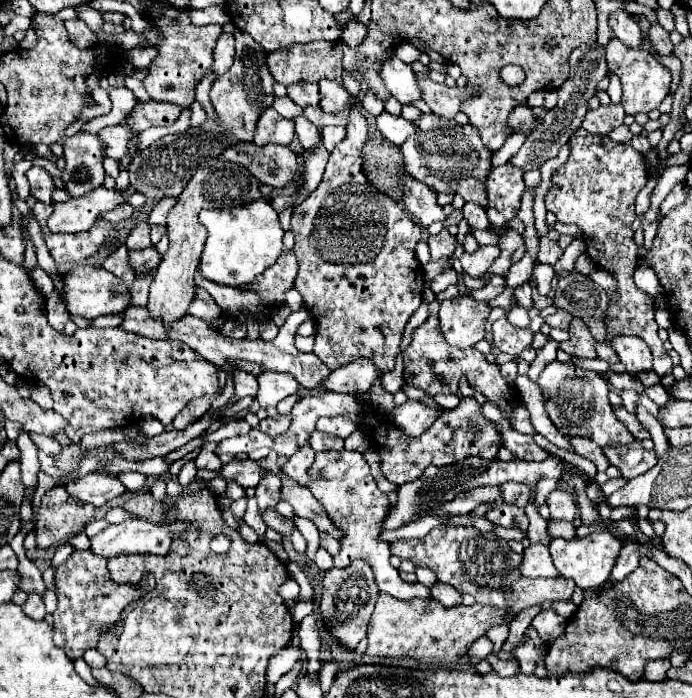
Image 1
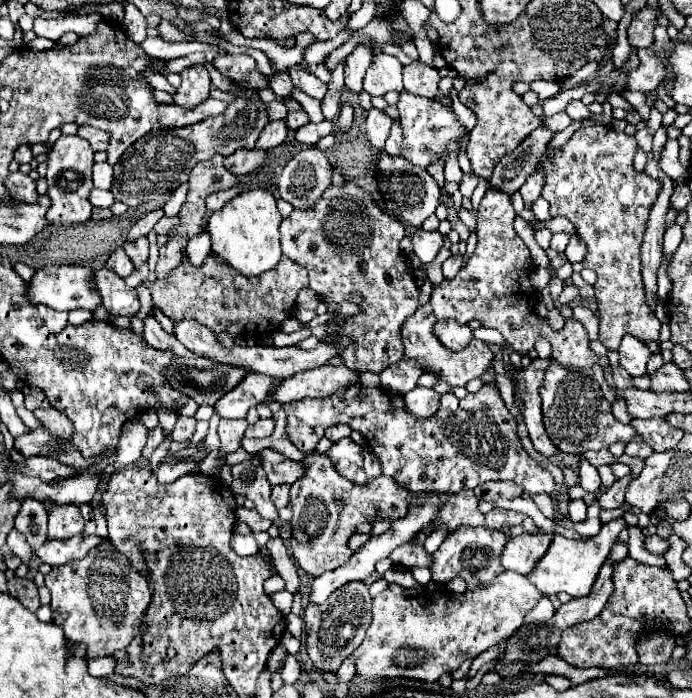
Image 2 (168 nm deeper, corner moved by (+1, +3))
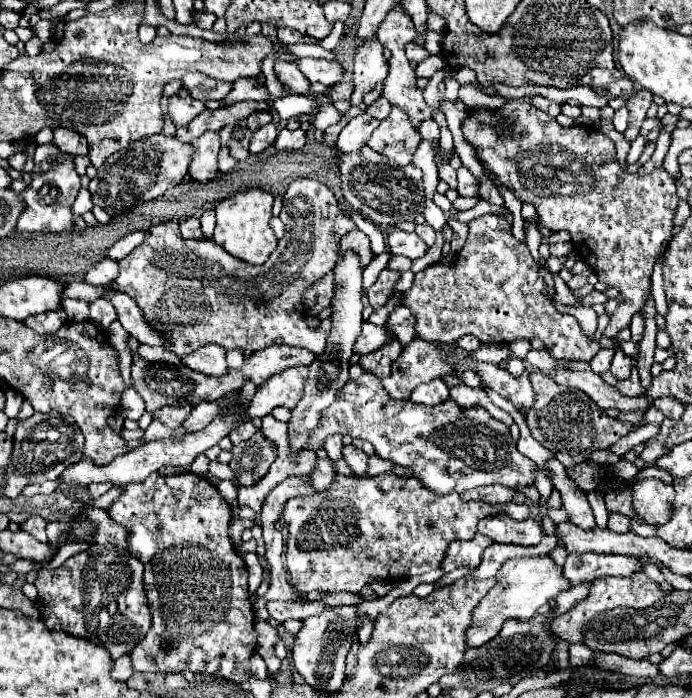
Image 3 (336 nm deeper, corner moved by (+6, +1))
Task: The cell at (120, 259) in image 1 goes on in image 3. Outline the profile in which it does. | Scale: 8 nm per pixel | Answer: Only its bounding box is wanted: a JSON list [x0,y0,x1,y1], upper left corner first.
[90,298,116,330]

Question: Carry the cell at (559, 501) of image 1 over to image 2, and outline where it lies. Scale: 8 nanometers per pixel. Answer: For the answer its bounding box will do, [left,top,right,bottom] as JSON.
[283,384,555,496]

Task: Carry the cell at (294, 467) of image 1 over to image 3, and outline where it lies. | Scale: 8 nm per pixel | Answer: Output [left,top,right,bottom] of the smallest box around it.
[282,472,504,594]

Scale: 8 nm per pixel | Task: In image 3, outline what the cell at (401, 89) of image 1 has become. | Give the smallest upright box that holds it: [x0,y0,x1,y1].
[350,38,388,106]

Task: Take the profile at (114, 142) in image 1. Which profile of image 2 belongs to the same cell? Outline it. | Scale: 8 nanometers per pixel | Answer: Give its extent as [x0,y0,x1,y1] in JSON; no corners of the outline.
[77,126,111,152]

